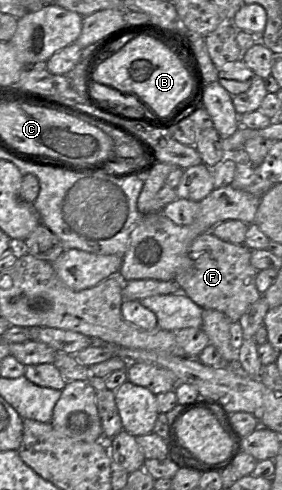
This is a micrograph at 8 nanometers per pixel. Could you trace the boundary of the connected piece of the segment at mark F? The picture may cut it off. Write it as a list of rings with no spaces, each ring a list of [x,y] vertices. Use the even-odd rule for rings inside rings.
[[[206,232],[192,242],[189,257],[192,260],[192,269],[178,274],[174,281],[181,287],[181,292],[202,309],[220,311],[231,322],[235,322],[263,295],[257,290],[255,283],[259,270],[252,266],[251,250],[244,244],[226,242],[211,232]]]

